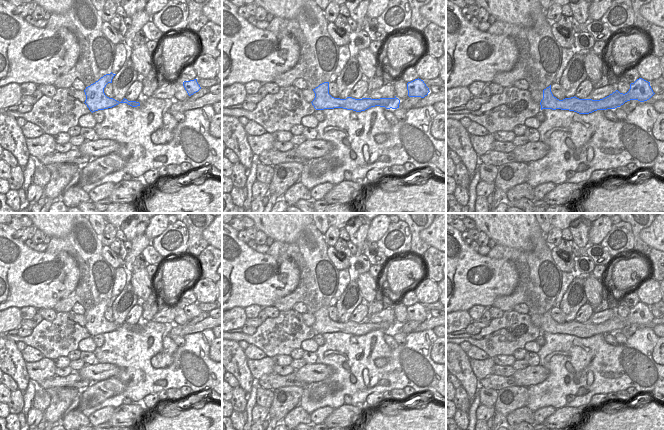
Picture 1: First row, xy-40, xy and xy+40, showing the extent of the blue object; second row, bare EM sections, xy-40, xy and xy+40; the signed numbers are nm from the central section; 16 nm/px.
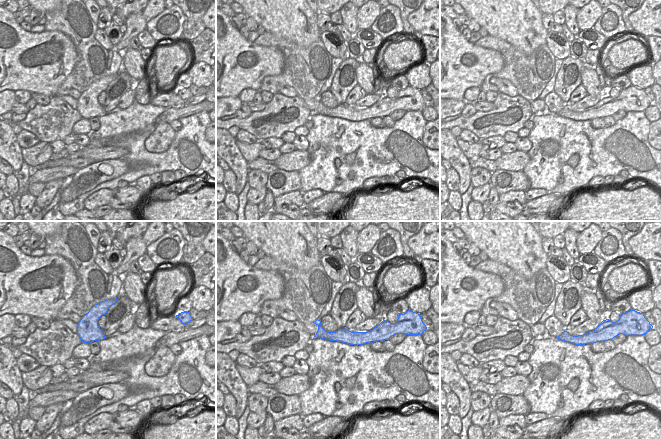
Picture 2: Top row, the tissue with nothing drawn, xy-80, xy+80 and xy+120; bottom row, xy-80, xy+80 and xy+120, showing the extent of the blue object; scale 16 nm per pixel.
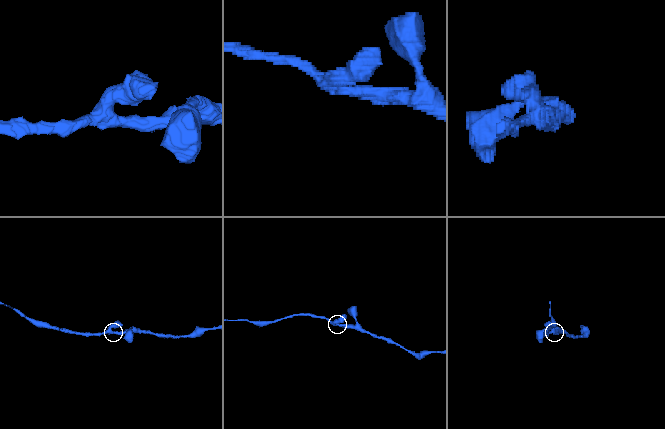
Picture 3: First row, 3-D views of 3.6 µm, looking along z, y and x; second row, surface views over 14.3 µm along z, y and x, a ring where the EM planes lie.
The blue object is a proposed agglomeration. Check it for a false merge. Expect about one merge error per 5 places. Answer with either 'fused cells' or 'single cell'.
single cell

